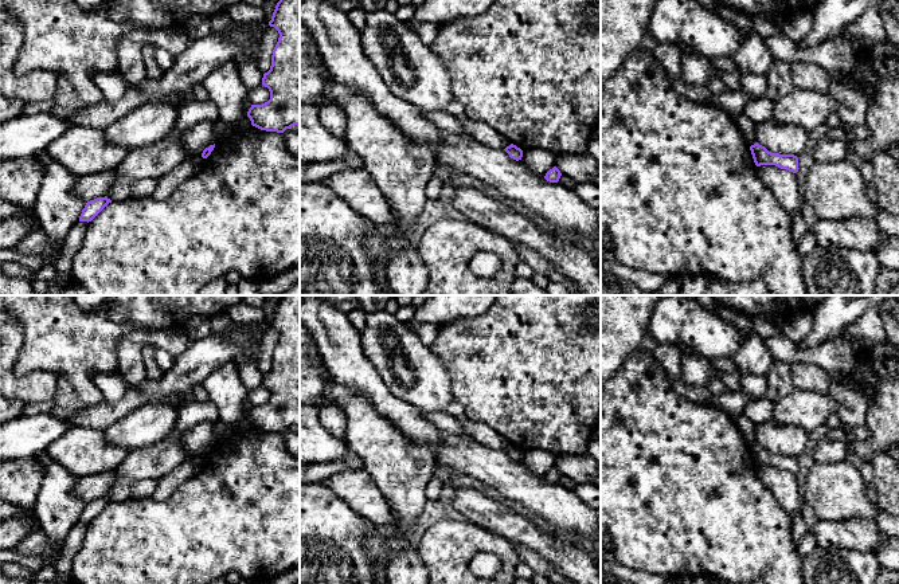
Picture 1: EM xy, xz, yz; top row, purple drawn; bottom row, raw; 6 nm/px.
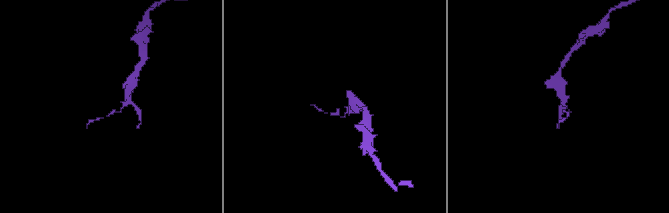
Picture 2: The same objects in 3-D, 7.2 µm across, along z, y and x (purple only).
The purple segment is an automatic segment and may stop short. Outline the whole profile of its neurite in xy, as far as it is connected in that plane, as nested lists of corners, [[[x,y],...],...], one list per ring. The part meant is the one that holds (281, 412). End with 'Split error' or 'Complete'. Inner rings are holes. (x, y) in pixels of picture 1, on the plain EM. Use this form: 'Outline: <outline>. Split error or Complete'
Outline: [[[282,295],[269,326],[280,334],[270,371],[262,379],[262,385],[270,392],[270,400],[262,405],[251,405],[247,418],[251,426],[261,431],[284,434],[294,426],[300,427],[300,295]]]. Complete

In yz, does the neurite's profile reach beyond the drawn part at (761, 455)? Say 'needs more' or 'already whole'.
already whole

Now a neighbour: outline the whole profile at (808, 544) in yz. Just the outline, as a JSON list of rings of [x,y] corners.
[[[808,530],[800,542],[798,553],[802,557],[808,557],[814,552],[816,548],[817,548],[817,544],[816,544],[814,534],[812,530]]]

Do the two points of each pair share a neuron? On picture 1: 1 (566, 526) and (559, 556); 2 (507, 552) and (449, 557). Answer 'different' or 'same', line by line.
1: different
2: same

